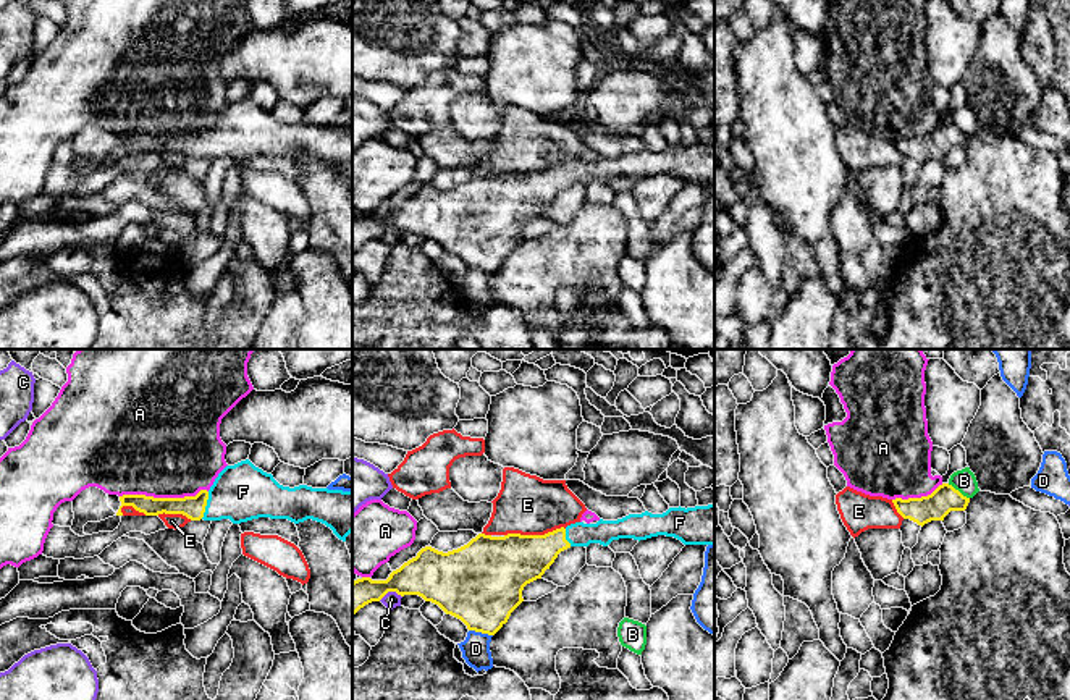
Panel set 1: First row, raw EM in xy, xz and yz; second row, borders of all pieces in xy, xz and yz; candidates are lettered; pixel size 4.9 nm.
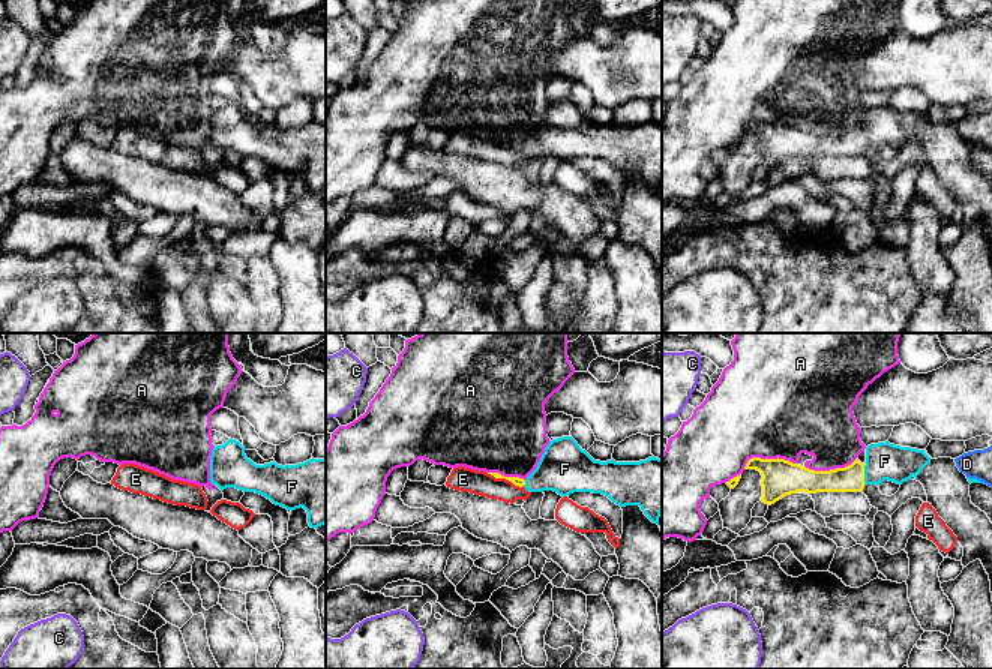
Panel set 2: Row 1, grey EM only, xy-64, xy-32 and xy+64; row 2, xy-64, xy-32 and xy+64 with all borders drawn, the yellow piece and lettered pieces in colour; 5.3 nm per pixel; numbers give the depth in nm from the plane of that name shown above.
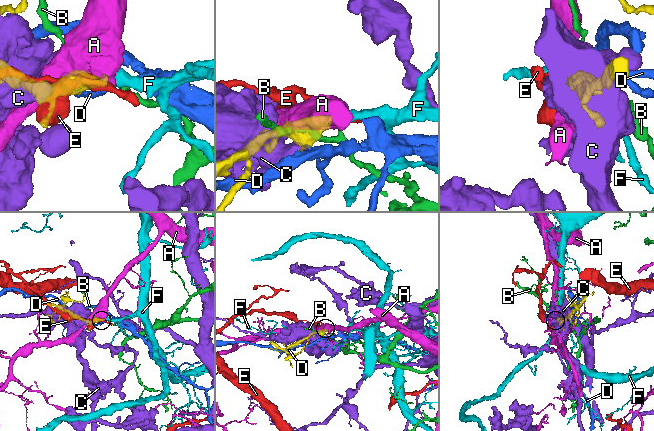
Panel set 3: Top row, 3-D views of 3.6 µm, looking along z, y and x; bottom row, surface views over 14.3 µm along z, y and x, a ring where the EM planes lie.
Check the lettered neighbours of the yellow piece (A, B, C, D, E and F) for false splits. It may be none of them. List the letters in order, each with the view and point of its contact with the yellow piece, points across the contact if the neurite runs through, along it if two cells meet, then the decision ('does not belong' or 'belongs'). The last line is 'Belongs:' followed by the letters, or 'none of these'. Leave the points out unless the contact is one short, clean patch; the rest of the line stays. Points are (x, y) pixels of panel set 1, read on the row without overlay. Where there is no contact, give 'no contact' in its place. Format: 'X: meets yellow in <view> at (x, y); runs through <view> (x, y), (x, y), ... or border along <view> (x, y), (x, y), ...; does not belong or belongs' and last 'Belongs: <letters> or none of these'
A: meets yellow in xy at (164, 136); does not belong
B: meets yellow in yz at (957, 128); border along yz (947, 122), (968, 136); does not belong
C: meets yellow in xz at (390, 228); border along xz (401, 233), (387, 230), (379, 238); does not belong
D: meets yellow in xz at (480, 269); does not belong
E: meets yellow in xz at (534, 173); border along xz (564, 165), (543, 172), (505, 173); does not belong
F: meets yellow in xy at (206, 143); runs through xy (193, 146), (206, 143), (215, 143), (243, 130); belongs
Belongs: F

